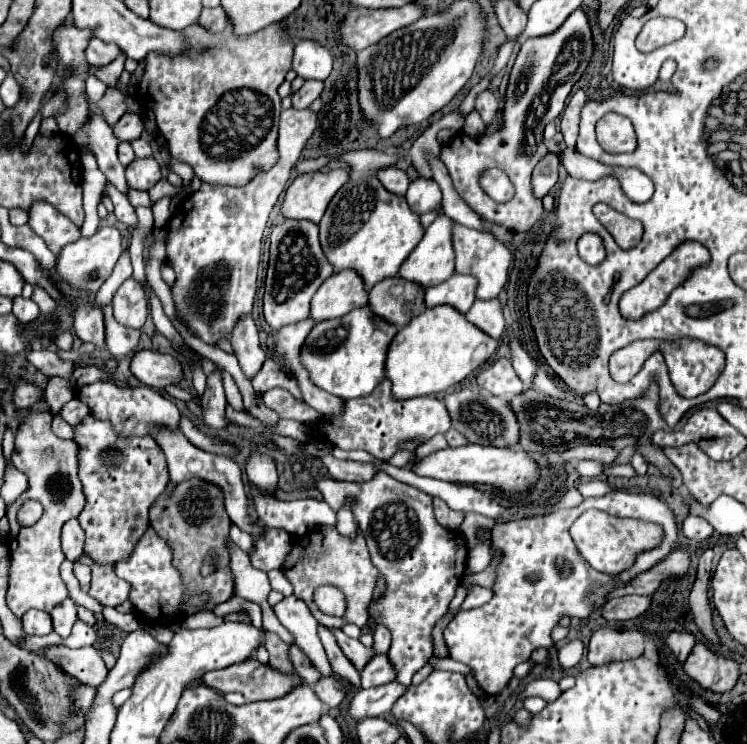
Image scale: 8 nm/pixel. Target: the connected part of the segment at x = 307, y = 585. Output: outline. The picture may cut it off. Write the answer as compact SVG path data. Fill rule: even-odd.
M318 526L316 530L308 532L298 542L292 544L290 554L284 558L282 572L292 582L294 596L308 604L312 616L320 624L336 626L336 628L342 628L346 624L356 624L362 628L368 624L368 602L372 600L376 582L378 582L378 572L370 562L366 540L360 530L356 532L356 538L346 538L346 536L340 536L340 532L334 526ZM320 584L334 584L344 592L348 608L342 618L332 618L320 612L312 602L312 592Z

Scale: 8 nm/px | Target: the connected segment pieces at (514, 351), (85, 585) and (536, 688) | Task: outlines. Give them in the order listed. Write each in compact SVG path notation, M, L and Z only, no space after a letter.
M516 338L510 340L510 354L512 354L512 364L514 364L514 370L518 374L518 378L524 382L524 386L528 390L536 390L534 386L534 376L536 376L536 364L530 360L530 356L522 350L520 342Z
M74 564L74 572L76 572L76 578L80 580L80 586L82 590L90 590L90 568L84 566L84 564Z
M534 680L534 682L528 682L520 692L518 692L518 700L526 700L530 696L540 696L542 700L546 702L552 702L560 696L560 688L554 680Z

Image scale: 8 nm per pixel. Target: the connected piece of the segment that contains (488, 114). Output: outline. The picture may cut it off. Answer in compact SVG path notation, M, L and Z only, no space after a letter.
M484 90L476 96L476 110L486 124L492 124L498 118L500 106L498 106L498 100L494 98L494 94L490 90Z

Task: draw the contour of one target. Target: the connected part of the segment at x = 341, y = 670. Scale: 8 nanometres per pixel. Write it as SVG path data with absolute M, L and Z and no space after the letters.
M318 626L318 636L324 644L324 650L328 654L328 660L330 660L330 666L332 666L332 672L336 678L340 680L346 680L350 682L354 688L360 688L360 672L356 670L356 666L342 654L342 650L338 648L334 636L324 628L324 626Z

